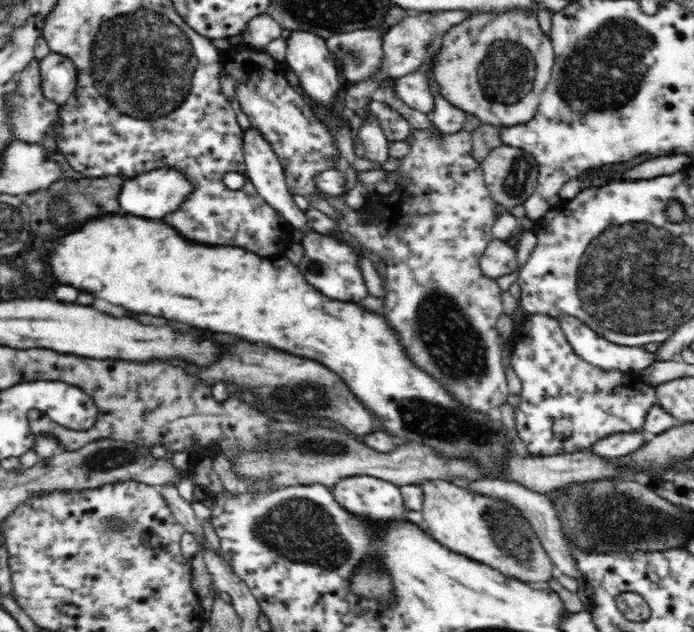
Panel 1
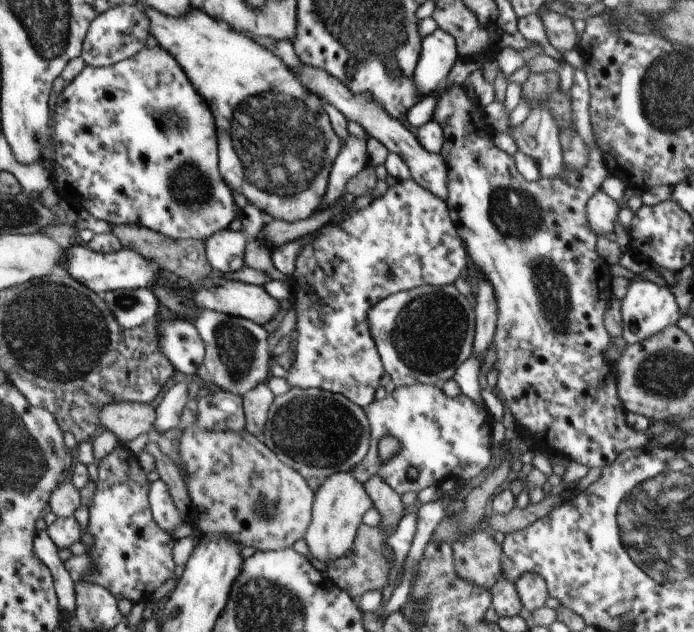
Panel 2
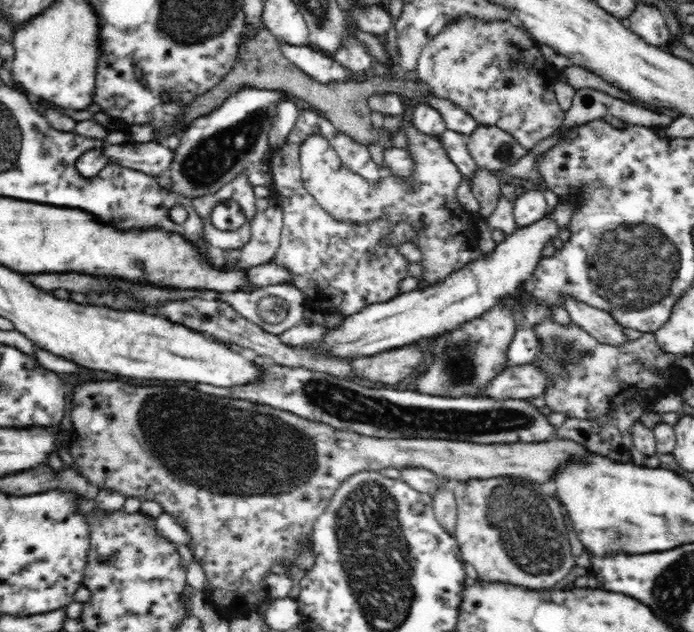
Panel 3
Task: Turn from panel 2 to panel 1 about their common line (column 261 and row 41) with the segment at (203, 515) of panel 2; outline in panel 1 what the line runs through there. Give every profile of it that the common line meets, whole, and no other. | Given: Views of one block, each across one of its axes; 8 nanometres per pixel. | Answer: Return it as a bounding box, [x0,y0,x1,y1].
[431,10,555,128]

